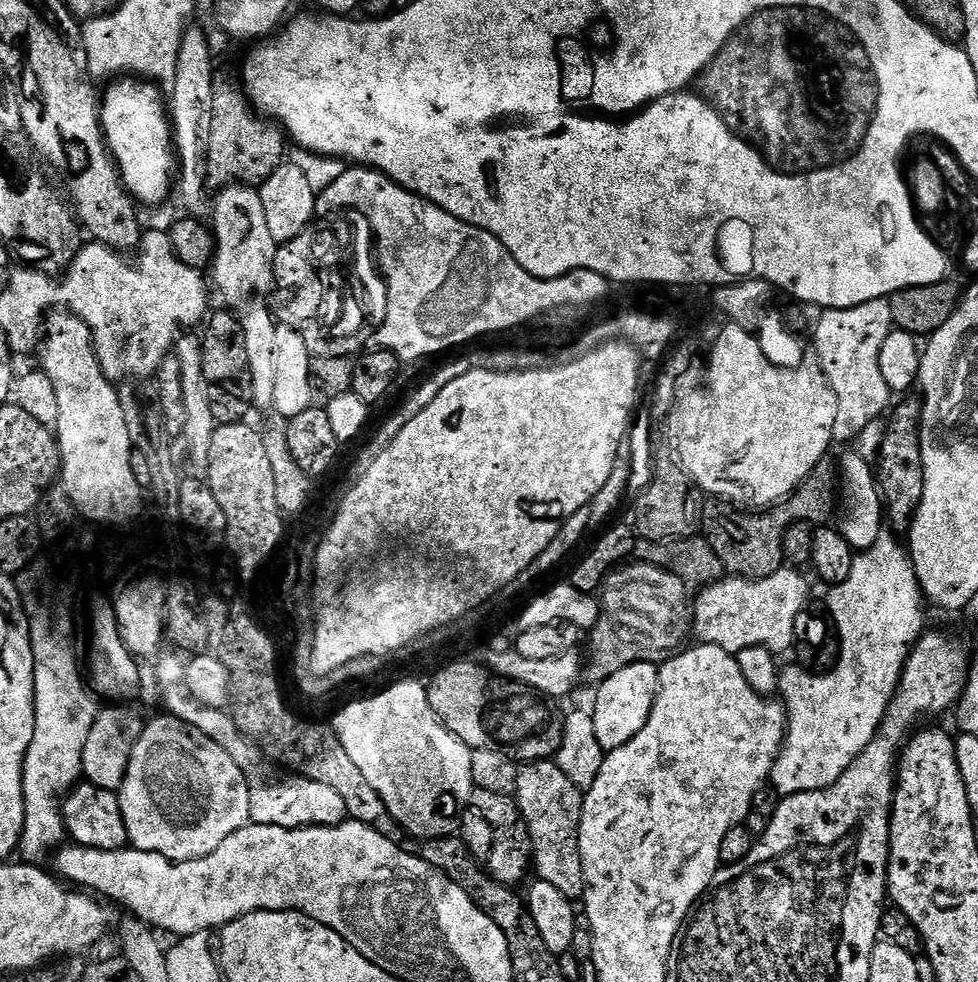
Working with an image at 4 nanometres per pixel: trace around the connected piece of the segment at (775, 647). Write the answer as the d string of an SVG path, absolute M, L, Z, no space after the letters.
M785 566L761 580L723 578L704 587L696 596L692 620L695 639L733 654L750 646L769 648L777 654L783 654L787 648L789 651L796 638L794 622L810 600L808 584L800 575L797 569Z

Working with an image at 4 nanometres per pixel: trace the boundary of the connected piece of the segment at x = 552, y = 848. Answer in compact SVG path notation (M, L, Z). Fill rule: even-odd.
M555 759L525 763L518 774L514 797L522 818L528 823L532 839L532 862L537 877L562 890L573 902L583 901L584 871L580 853L580 819L584 809L584 792L557 766Z

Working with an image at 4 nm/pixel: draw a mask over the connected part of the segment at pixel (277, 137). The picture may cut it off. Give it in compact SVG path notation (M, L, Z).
M232 80L214 82L214 107L210 121L210 150L206 162L208 187L227 188L230 184L259 186L286 160L286 133L279 124L263 117L244 95L244 89Z

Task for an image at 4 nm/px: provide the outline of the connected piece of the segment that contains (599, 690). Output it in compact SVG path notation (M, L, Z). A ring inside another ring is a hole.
M631 664L626 670L618 670L604 683L595 689L596 705L590 708L594 722L594 734L598 734L598 742L604 747L605 753L618 750L634 734L646 726L650 718L650 710L656 701L656 692L660 688L660 669L654 664Z

